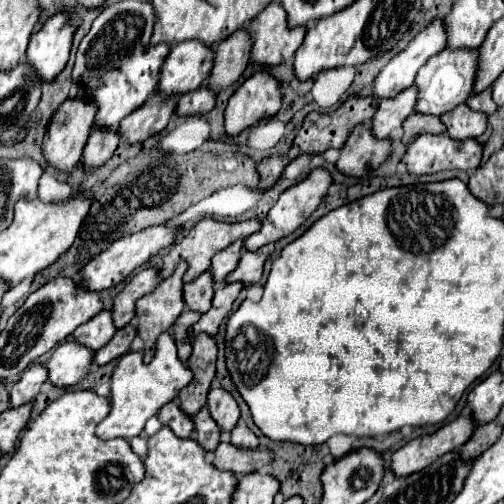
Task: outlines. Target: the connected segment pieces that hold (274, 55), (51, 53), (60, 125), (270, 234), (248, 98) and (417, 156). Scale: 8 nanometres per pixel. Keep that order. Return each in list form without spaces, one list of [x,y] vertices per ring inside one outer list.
[[[272,2],[268,4],[246,28],[252,38],[252,60],[276,66],[296,54],[300,48],[306,28],[290,28],[286,22],[286,10],[278,4]]]
[[[58,12],[46,20],[40,32],[32,34],[28,44],[28,64],[40,70],[44,82],[52,82],[68,62],[72,40],[82,20],[74,12]]]
[[[80,94],[76,98],[68,98],[52,116],[50,120],[50,126],[48,126],[48,132],[46,132],[46,138],[44,138],[44,156],[46,160],[62,170],[62,172],[70,172],[80,156],[82,156],[82,150],[88,142],[88,136],[92,132],[92,128],[96,126],[96,104],[92,102],[92,98]]]
[[[316,168],[316,170],[312,170],[312,172],[308,174],[306,180],[302,180],[302,182],[290,186],[288,190],[284,190],[284,192],[280,194],[278,202],[274,204],[274,208],[272,208],[272,210],[268,212],[268,216],[262,220],[262,228],[260,228],[256,234],[252,234],[252,236],[248,236],[248,238],[244,240],[244,248],[254,252],[254,250],[258,250],[258,248],[264,246],[264,244],[276,242],[276,240],[292,234],[292,232],[318,208],[318,204],[320,204],[322,198],[326,196],[330,184],[332,184],[330,174],[328,174],[324,168]]]
[[[258,70],[232,94],[224,114],[226,132],[240,134],[260,120],[274,116],[280,106],[282,94],[278,80],[270,72]]]
[[[420,134],[406,150],[402,162],[410,174],[436,174],[442,170],[476,170],[482,146],[476,140],[452,140],[448,134]]]

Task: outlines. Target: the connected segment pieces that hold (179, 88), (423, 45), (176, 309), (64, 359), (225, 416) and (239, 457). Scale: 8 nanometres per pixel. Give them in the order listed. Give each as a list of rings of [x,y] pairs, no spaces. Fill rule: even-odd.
[[[180,42],[172,46],[170,56],[162,66],[158,92],[162,96],[180,96],[202,86],[210,76],[214,50],[200,42]]]
[[[434,20],[428,24],[398,56],[394,56],[374,78],[372,96],[376,98],[394,98],[398,92],[414,86],[416,72],[432,58],[444,50],[444,20]]]
[[[176,266],[172,276],[162,280],[150,294],[146,294],[136,302],[134,326],[144,342],[144,364],[152,360],[156,338],[162,332],[170,330],[170,326],[184,310],[182,276],[184,276],[184,268]]]
[[[76,342],[60,344],[54,350],[52,358],[46,362],[48,382],[52,382],[58,388],[74,386],[90,372],[92,356],[94,356],[92,350],[88,350]]]
[[[222,388],[210,390],[208,410],[210,410],[210,416],[214,418],[214,422],[218,424],[220,432],[230,432],[240,418],[240,410],[238,410],[236,400],[228,392],[224,392]]]
[[[222,442],[222,444],[218,444],[218,448],[214,452],[212,464],[218,470],[228,470],[228,472],[240,476],[240,474],[258,472],[260,468],[270,464],[270,460],[272,460],[272,452],[268,452],[268,450],[236,450],[232,444]]]

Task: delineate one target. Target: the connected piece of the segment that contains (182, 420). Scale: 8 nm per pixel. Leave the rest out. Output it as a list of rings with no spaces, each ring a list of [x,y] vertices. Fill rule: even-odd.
[[[176,402],[162,406],[162,410],[158,412],[158,420],[162,422],[162,426],[168,426],[178,438],[190,438],[192,434],[192,418],[184,414],[176,406]]]

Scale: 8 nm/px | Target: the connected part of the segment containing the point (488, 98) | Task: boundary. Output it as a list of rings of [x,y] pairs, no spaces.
[[[490,88],[484,90],[482,94],[476,94],[476,96],[468,98],[466,104],[468,104],[472,110],[484,112],[484,114],[492,114],[492,112],[496,112],[496,108],[498,108],[498,106],[494,104],[494,100],[492,100],[492,90],[490,90]]]

